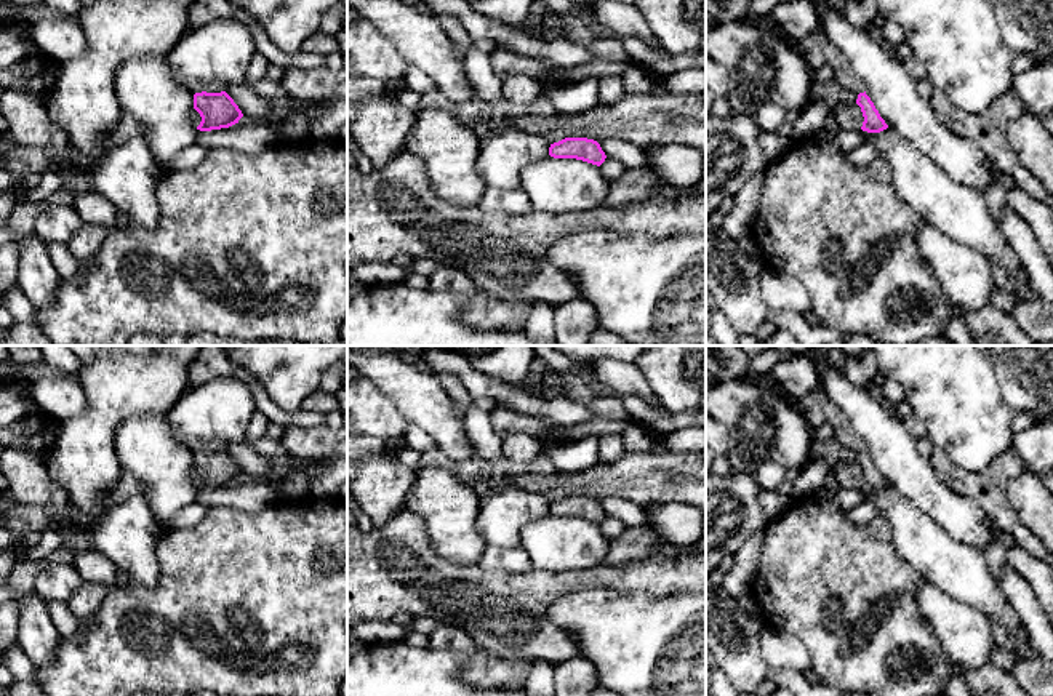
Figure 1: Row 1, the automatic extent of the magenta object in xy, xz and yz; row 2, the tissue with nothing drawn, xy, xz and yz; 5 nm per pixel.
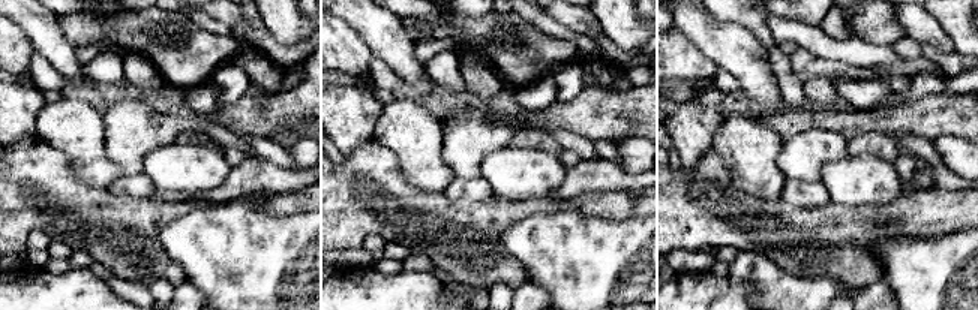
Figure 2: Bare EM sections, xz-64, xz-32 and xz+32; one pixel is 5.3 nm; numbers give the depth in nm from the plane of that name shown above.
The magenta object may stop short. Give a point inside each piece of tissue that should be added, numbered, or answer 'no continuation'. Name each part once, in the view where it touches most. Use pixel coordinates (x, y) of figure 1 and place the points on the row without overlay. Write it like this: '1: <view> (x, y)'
1: xy (196, 445)

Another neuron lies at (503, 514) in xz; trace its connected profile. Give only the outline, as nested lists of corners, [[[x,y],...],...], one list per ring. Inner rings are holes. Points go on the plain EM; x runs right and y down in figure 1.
[[[509,485],[480,499],[475,528],[488,546],[515,549],[522,528],[546,517],[549,506],[547,496]]]

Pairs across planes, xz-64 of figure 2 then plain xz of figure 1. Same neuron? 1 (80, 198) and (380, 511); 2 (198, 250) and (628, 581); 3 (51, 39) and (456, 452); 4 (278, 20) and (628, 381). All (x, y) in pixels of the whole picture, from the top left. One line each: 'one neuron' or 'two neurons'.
1: two neurons
2: two neurons
3: one neuron
4: two neurons

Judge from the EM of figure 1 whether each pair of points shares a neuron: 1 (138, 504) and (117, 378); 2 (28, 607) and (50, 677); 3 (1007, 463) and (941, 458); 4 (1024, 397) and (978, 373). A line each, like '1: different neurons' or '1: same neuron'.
1: different neurons
2: different neurons
3: same neuron
4: different neurons

